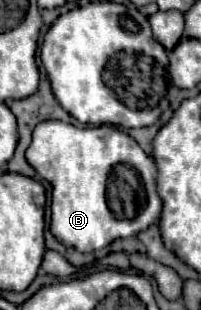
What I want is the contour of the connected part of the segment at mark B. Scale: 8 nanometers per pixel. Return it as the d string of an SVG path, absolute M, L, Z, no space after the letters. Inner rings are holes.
M60 120L40 122L34 128L34 138L30 150L26 150L26 158L34 166L34 170L52 184L52 206L50 206L52 234L62 244L74 246L78 252L90 252L108 246L110 244L108 236L112 236L112 240L134 236L146 230L160 216L162 200L156 194L154 160L138 146L138 142L132 136L120 132L114 126L104 124L96 128L76 128L74 124L66 124ZM116 164L134 166L144 180L148 204L138 216L130 220L114 218L114 214L106 204L106 182L108 182L110 168L114 168Z

